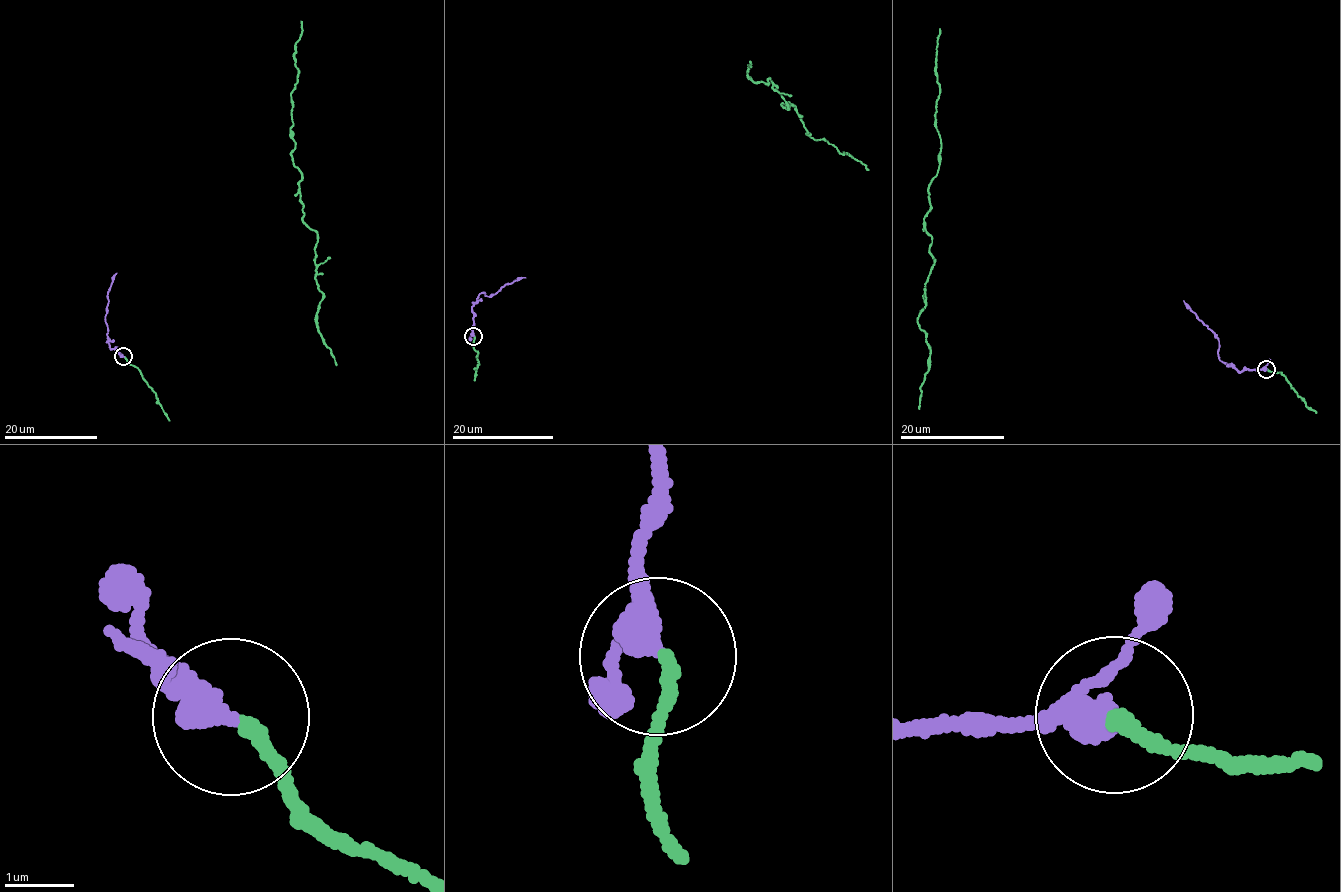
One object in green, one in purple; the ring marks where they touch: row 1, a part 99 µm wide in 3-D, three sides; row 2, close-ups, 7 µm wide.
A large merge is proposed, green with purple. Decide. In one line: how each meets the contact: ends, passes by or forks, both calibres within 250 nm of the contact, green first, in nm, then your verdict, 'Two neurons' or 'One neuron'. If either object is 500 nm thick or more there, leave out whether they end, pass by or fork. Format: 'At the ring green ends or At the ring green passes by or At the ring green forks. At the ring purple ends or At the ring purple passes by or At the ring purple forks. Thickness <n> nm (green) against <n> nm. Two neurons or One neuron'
At the ring green ends. At the ring purple passes by. Thickness 180 nm (green) against 320 nm. One neuron

